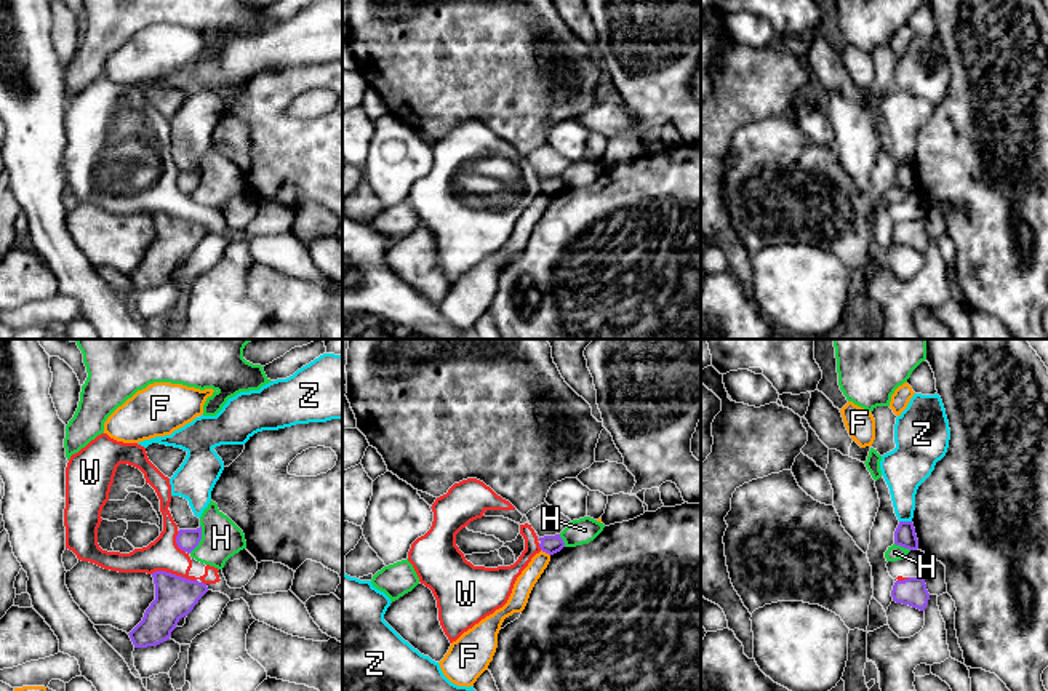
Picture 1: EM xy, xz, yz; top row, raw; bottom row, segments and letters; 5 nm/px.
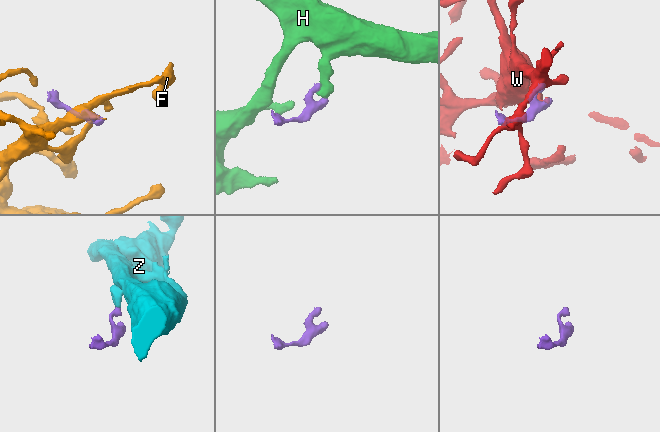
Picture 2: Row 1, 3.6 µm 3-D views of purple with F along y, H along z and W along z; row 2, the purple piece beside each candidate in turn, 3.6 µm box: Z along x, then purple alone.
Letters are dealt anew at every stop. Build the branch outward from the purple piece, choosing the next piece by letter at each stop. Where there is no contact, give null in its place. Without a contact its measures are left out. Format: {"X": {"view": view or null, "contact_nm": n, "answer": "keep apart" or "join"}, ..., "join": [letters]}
{"F": {"view": "xz", "contact_nm": 60, "answer": "keep apart"}, "H": {"view": "xy", "contact_nm": 160, "answer": "keep apart"}, "W": {"view": "xy", "contact_nm": 240, "answer": "keep apart"}, "Z": {"view": "yz", "contact_nm": 60, "answer": "keep apart"}, "join": []}

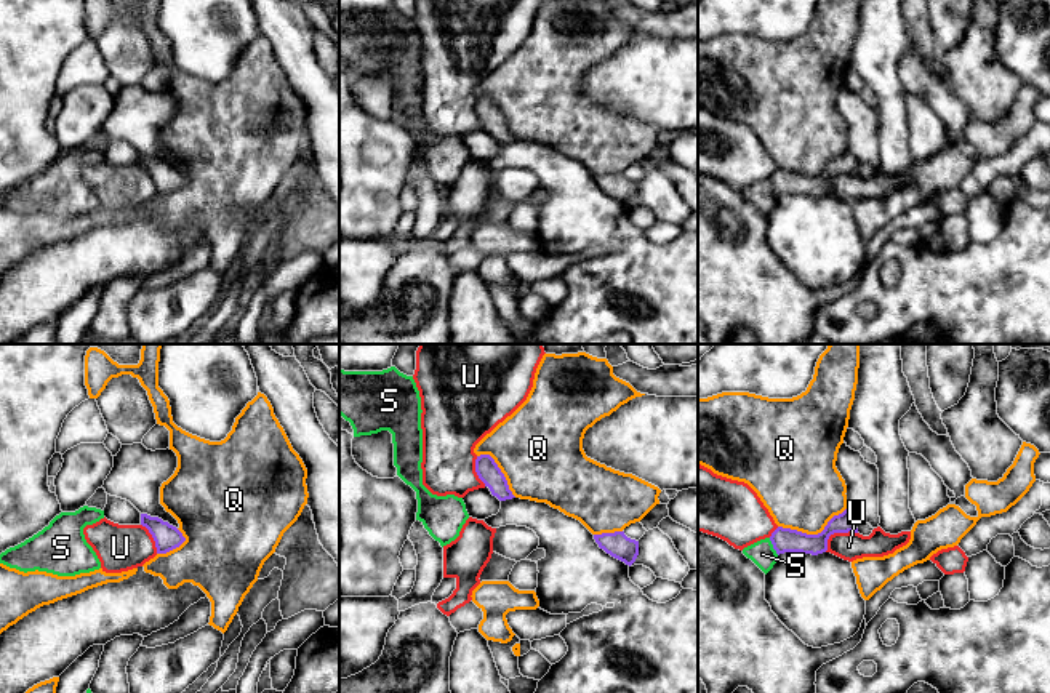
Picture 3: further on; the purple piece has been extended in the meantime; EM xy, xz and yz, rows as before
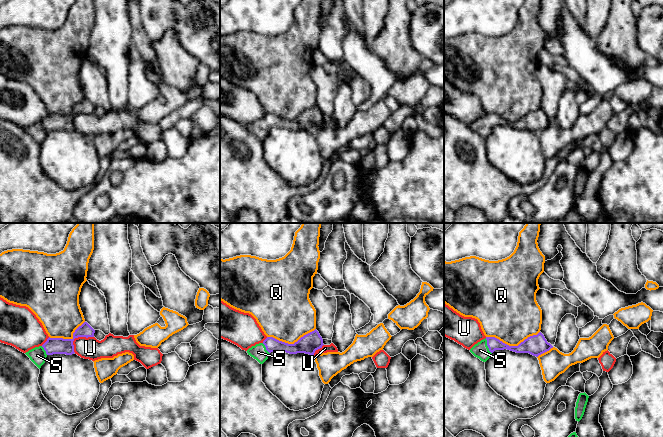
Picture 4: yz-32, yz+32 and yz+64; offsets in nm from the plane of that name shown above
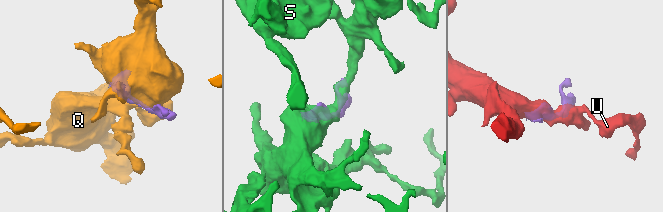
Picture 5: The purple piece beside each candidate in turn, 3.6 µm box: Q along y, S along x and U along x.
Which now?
{"Q": {"view": "yz", "contact_nm": 360, "answer": "keep apart"}, "S": {"view": "yz", "contact_nm": 100, "answer": "join"}, "U": {"view": "yz", "contact_nm": 190, "answer": "keep apart"}, "join": ["S"]}

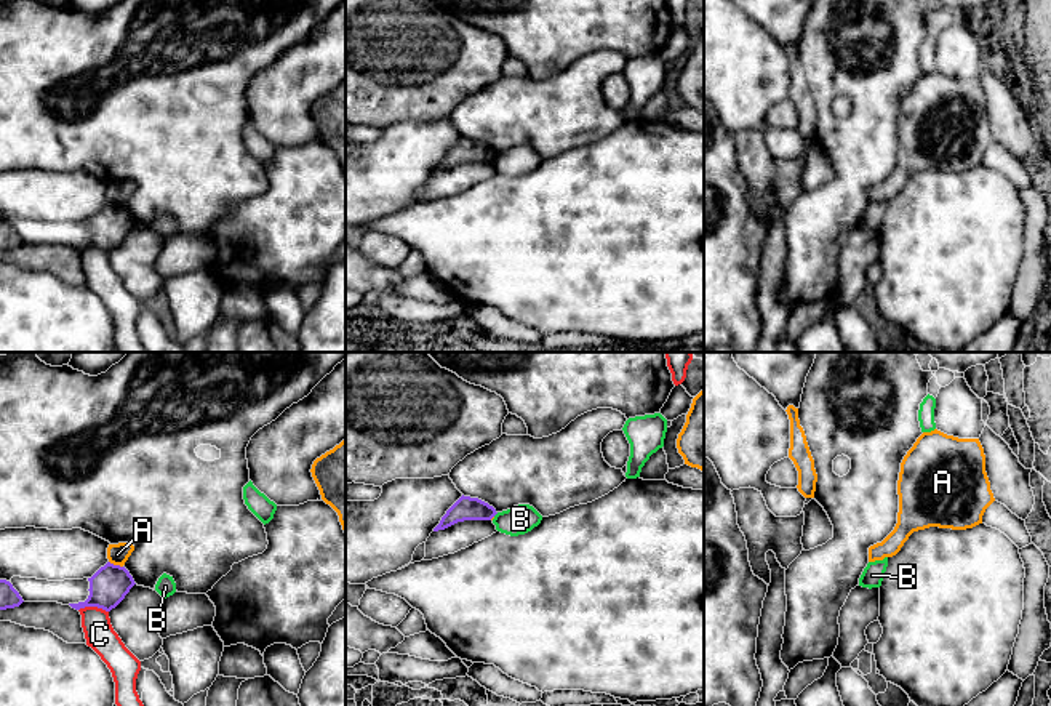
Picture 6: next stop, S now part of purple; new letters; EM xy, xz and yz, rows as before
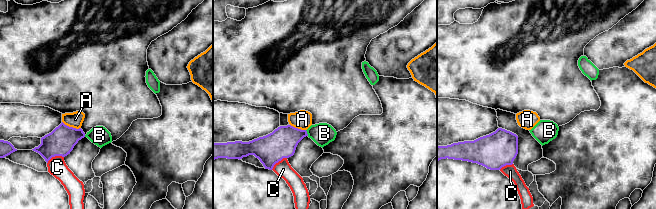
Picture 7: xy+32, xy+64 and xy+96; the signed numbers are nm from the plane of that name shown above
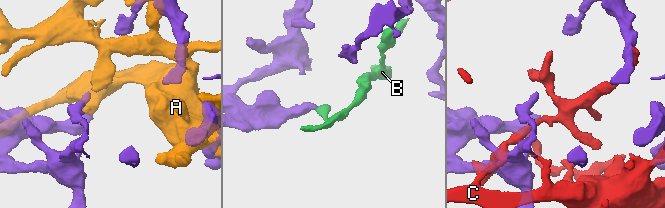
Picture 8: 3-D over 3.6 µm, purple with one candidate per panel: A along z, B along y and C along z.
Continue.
{"A": {"view": "xy", "contact_nm": 80, "answer": "keep apart"}, "B": {"view": "xz", "contact_nm": 40, "answer": "keep apart"}, "C": {"view": "xy", "contact_nm": 150, "answer": "keep apart"}, "join": []}

